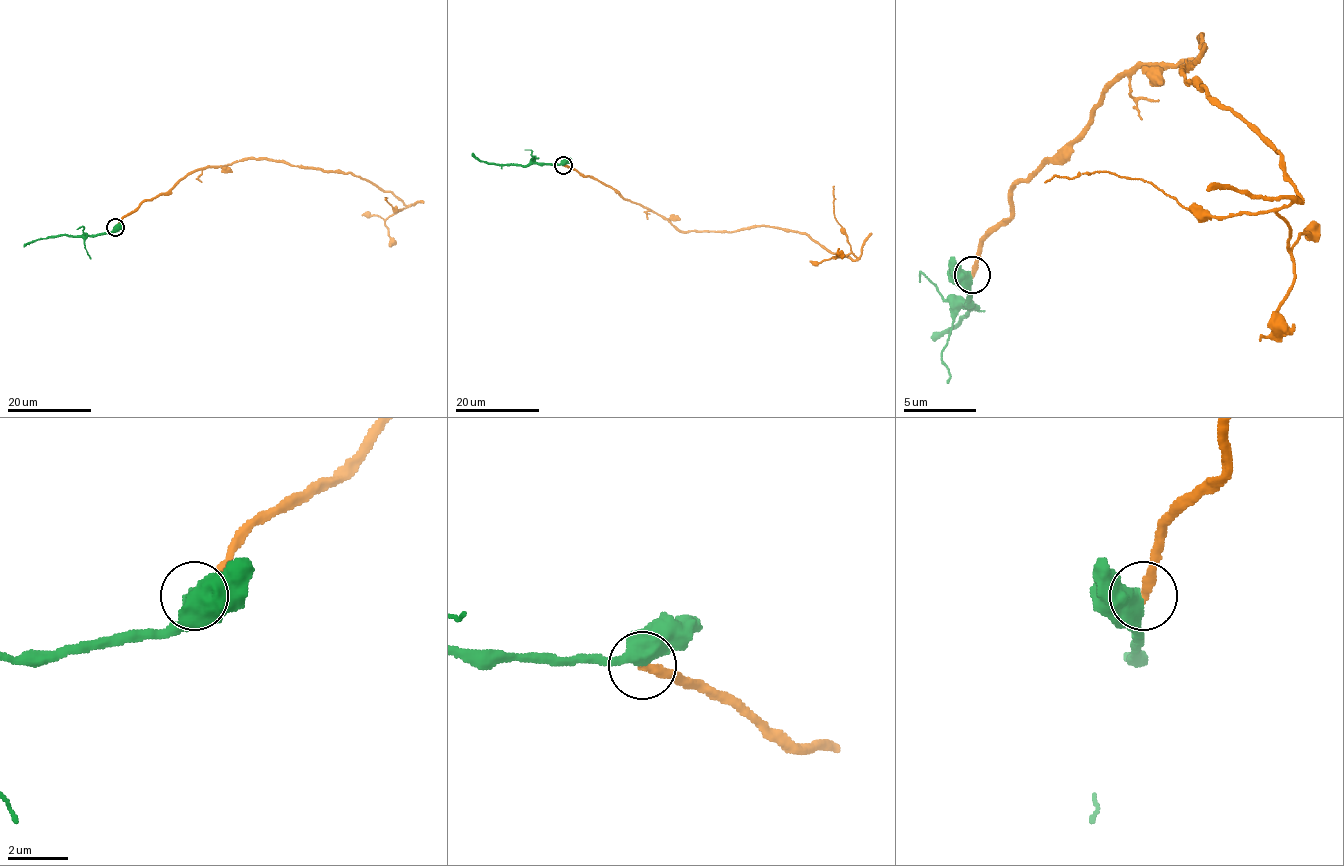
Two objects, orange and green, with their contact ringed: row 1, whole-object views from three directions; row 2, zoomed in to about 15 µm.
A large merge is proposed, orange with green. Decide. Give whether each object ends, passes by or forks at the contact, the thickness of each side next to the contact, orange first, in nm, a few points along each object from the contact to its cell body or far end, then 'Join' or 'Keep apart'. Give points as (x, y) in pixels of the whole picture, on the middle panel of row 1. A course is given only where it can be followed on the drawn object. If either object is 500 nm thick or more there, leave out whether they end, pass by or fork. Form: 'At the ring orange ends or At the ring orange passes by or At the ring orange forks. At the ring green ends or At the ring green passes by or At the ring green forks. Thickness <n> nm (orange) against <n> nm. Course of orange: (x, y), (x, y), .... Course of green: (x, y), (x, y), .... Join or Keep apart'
Thickness 280 nm (orange) against 700 nm. Course of orange: (563, 164), (615, 189), (682, 232), (787, 228), (854, 260), (833, 214), (833, 185). Course of green: (563, 164), (495, 164), (480, 161), (471, 154). Keep apart

